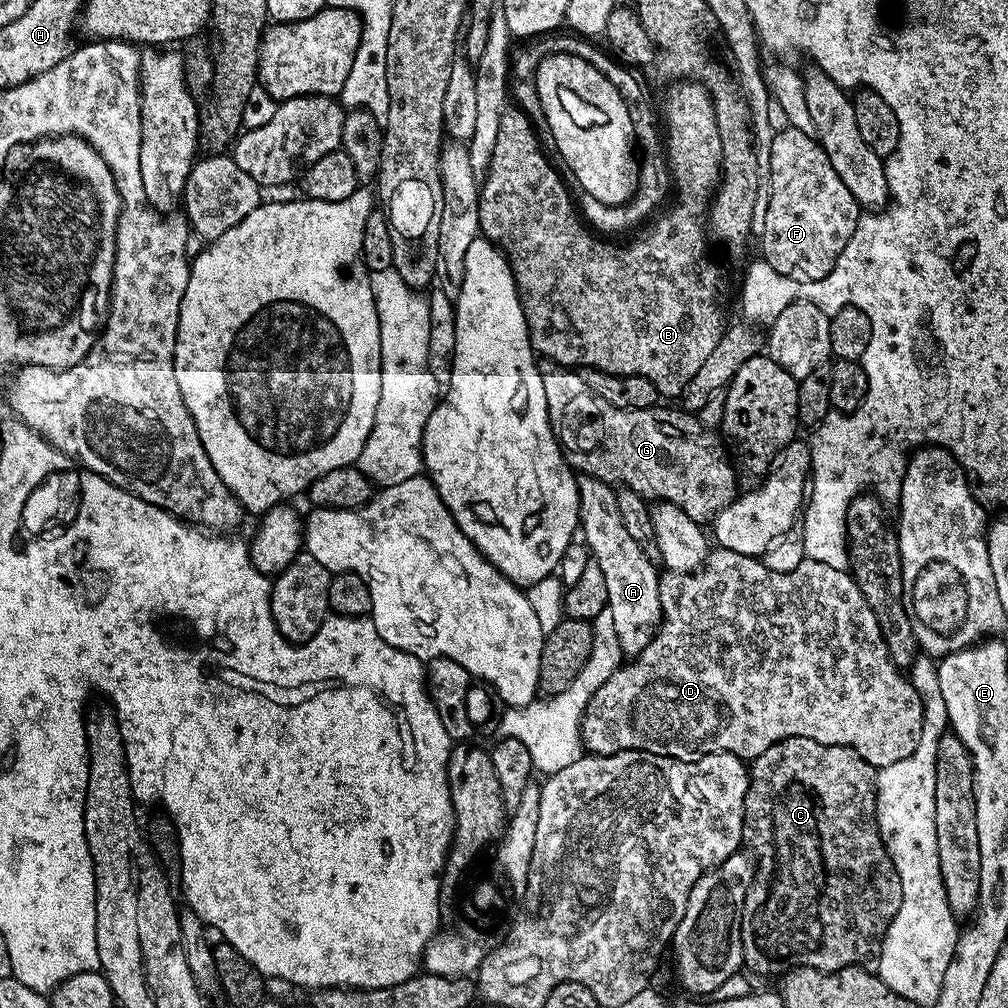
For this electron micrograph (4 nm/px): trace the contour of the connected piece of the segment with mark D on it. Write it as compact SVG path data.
M716 546L709 551L700 571L665 571L660 576L660 615L660 626L652 641L641 650L639 656L610 675L590 698L580 728L583 747L589 753L609 756L621 750L631 750L653 752L675 760L694 760L697 756L708 756L711 752L729 752L745 762L751 762L779 740L805 736L823 744L846 744L877 770L894 762L902 762L902 758L910 758L910 754L914 754L922 734L924 703L911 679L890 658L878 618L869 612L862 590L858 590L855 580L847 571L834 570L834 566L826 566L826 562L805 558L794 570L772 572L755 556Z

